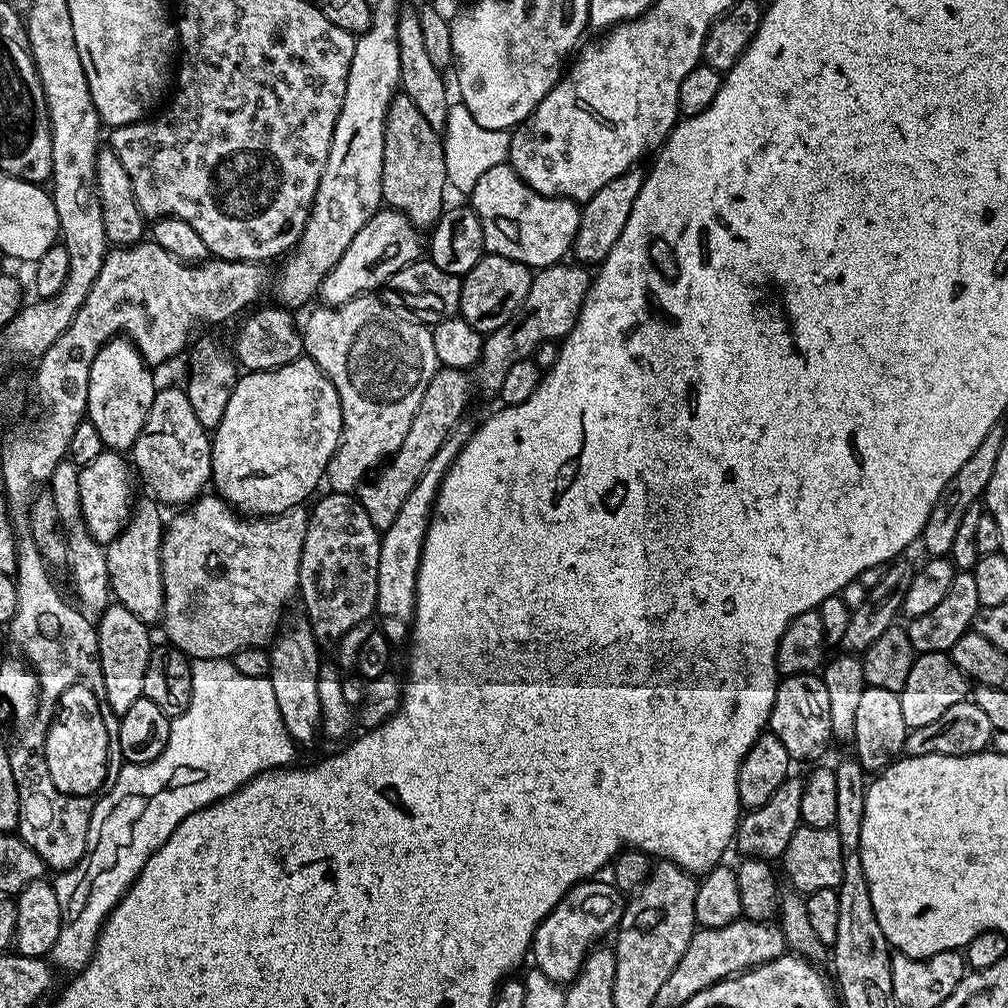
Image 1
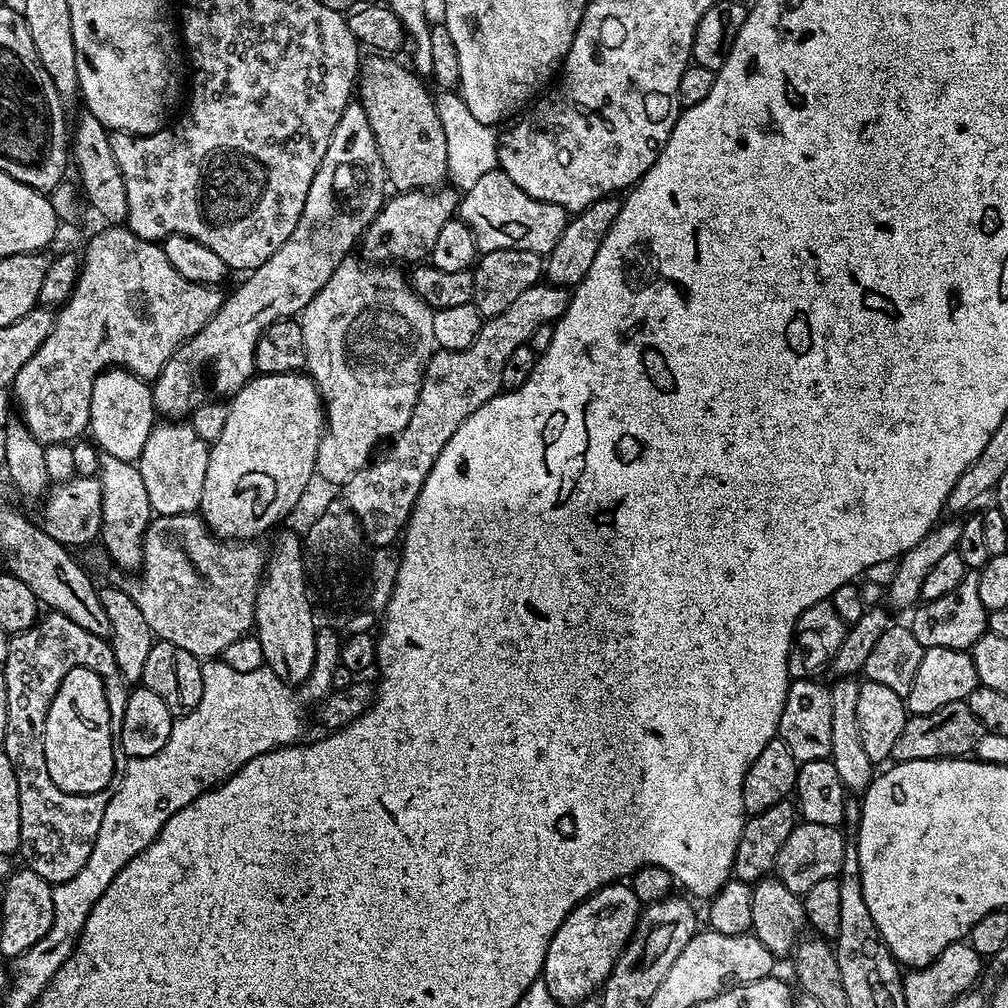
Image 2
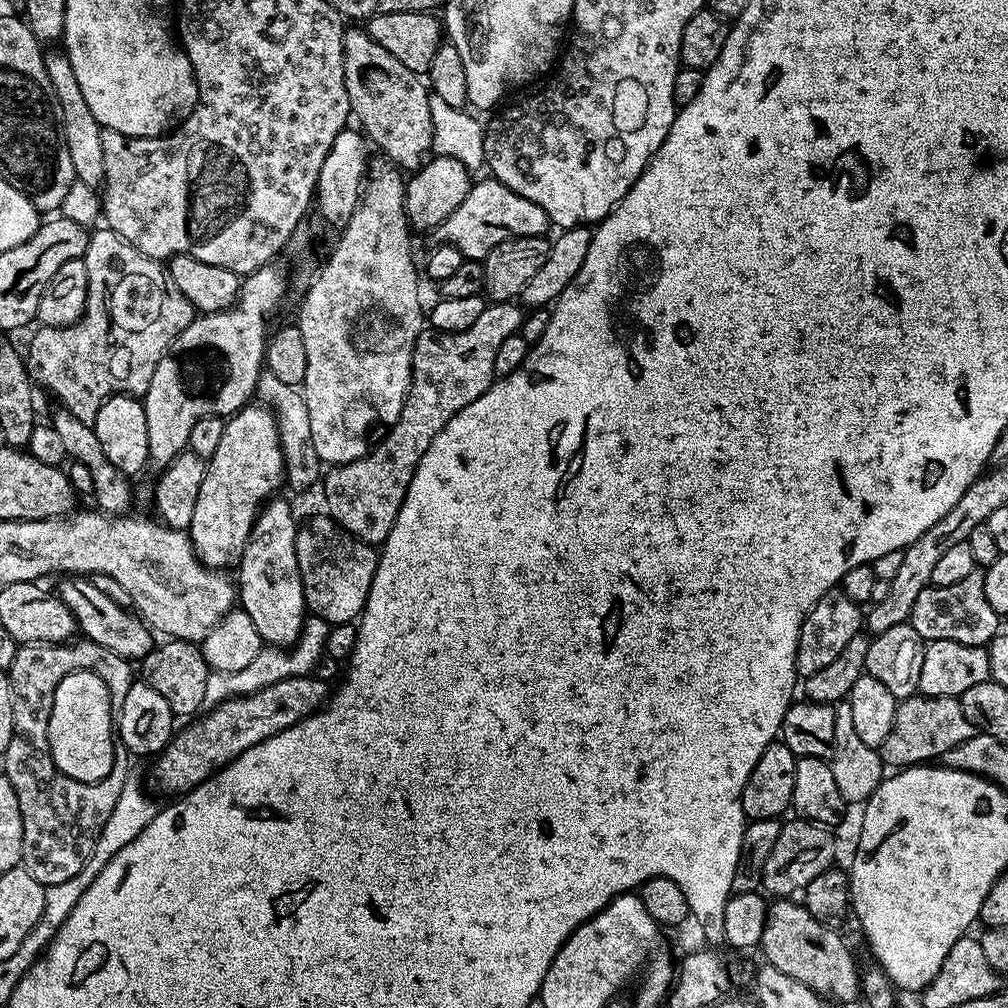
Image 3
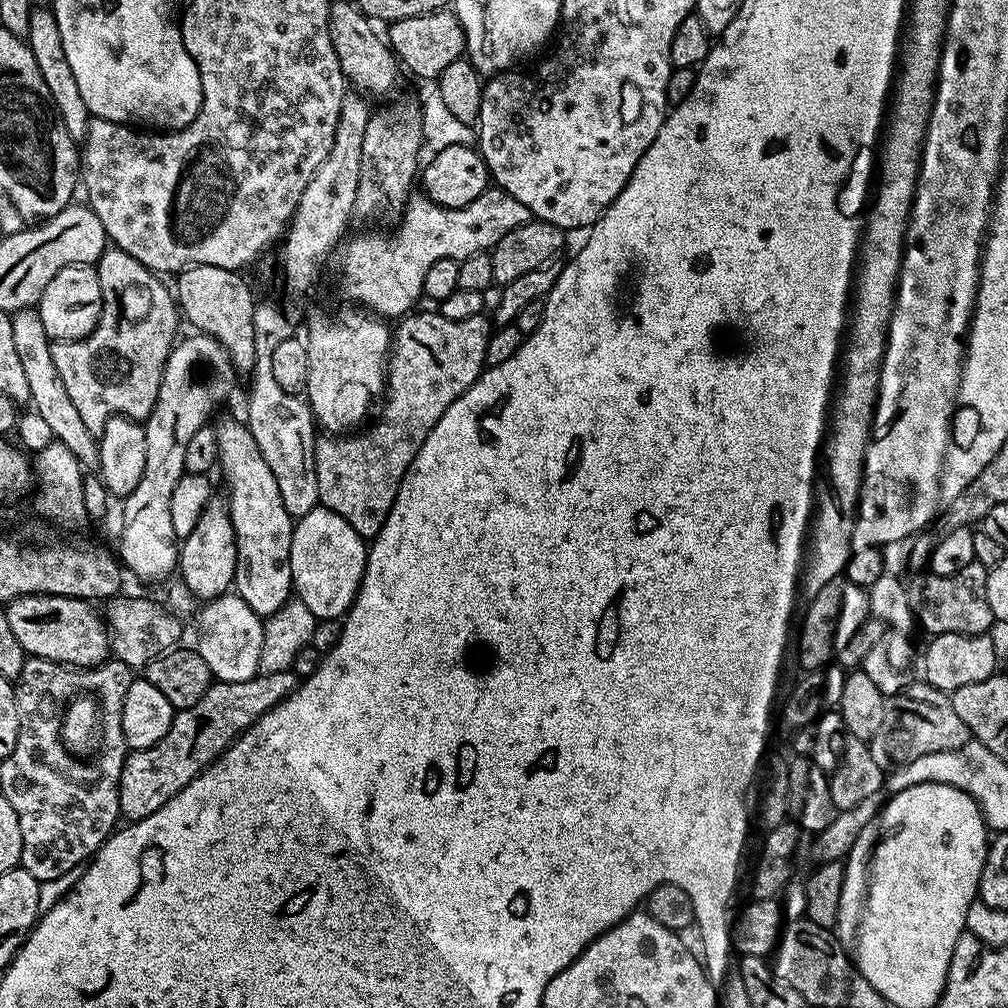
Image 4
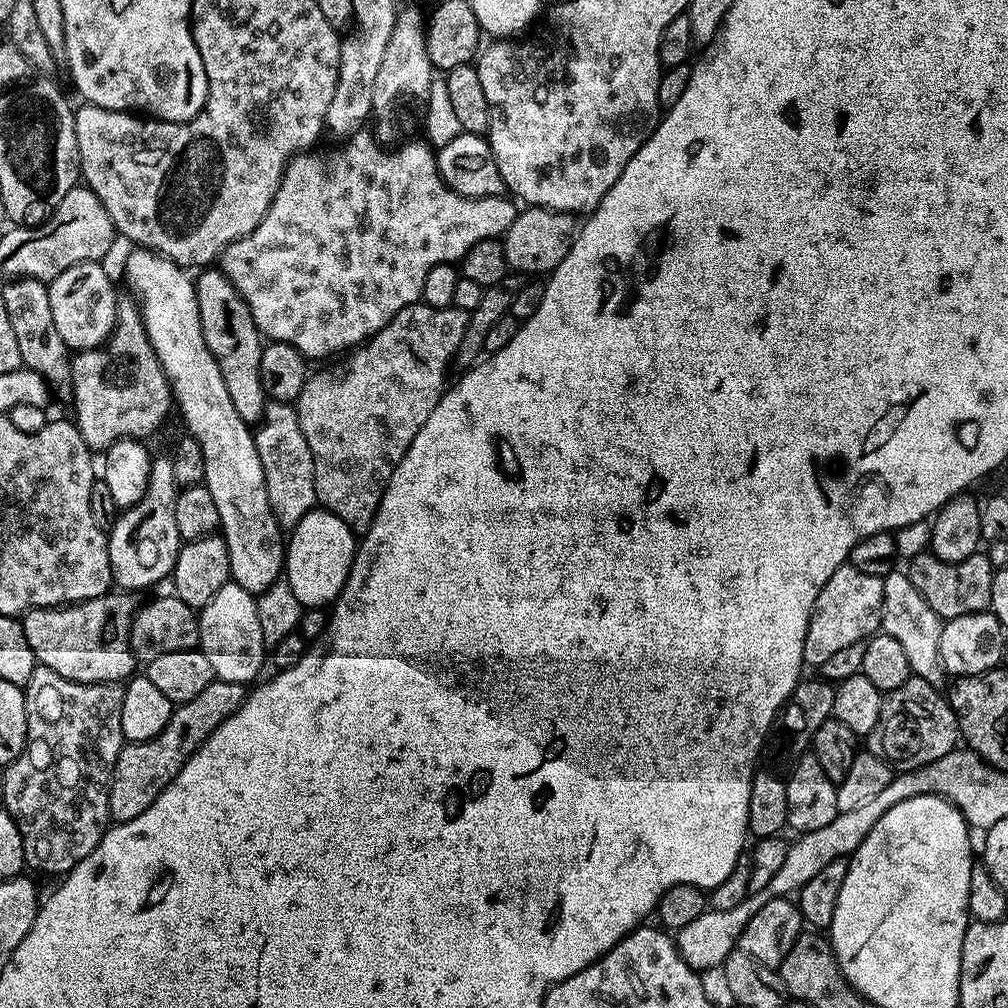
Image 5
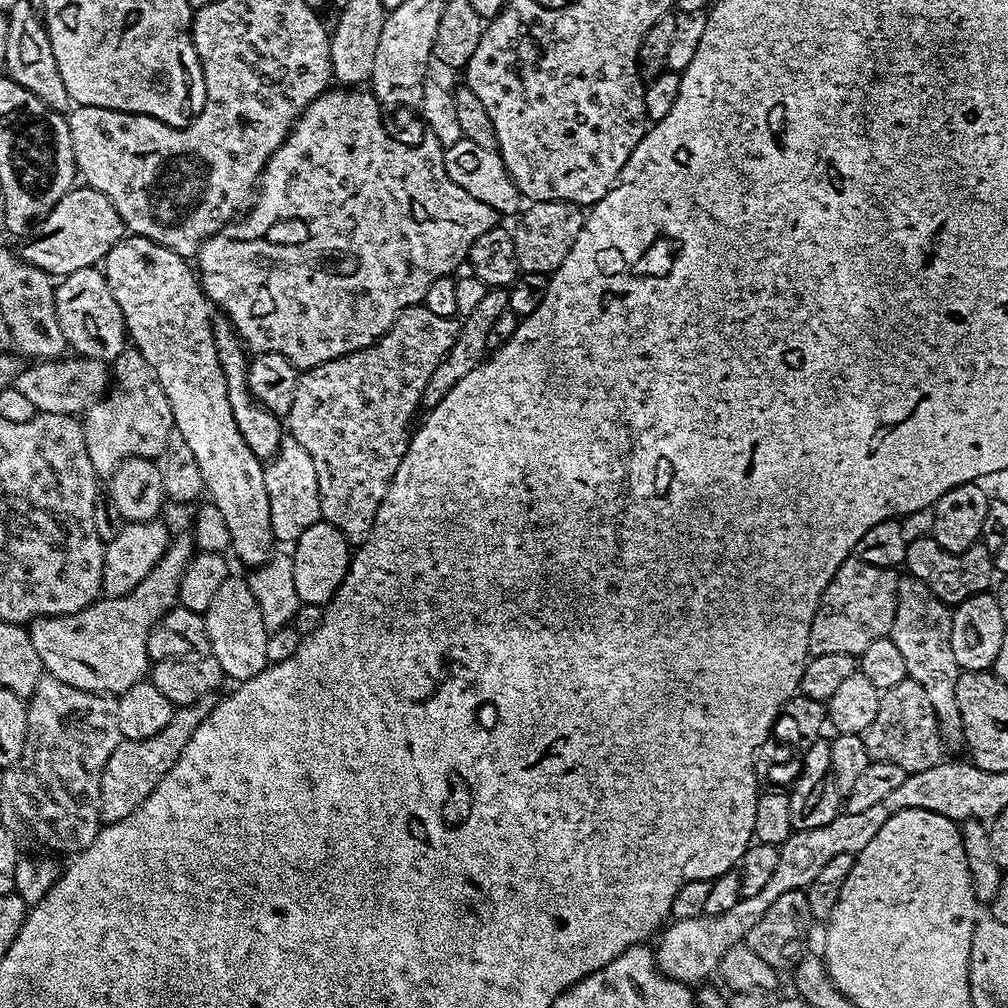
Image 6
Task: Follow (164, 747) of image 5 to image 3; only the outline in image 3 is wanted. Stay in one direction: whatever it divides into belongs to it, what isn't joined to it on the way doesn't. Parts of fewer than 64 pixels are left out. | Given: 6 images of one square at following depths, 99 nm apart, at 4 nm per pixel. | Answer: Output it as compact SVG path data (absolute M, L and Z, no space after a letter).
M309 674L284 678L248 696L223 700L221 704L209 707L199 718L185 723L188 725L173 735L164 751L155 757L152 780L160 792L187 794L217 770L227 768L228 763L242 753L251 752L258 742L268 741L274 734L320 711L329 699L330 684Z

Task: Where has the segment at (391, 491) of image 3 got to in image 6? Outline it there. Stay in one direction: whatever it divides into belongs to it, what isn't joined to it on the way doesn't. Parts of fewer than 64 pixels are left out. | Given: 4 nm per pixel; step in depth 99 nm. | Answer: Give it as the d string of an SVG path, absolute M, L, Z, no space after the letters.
M422 306L406 308L390 331L370 346L300 372L294 406L286 417L286 432L306 446L306 454L314 461L322 520L336 527L349 545L359 546L367 540L378 506L382 506L382 498L386 498L386 490L408 449L414 428L412 415L420 408L422 390L426 390L430 374L438 370L438 362L454 346L459 329L459 319L442 318Z

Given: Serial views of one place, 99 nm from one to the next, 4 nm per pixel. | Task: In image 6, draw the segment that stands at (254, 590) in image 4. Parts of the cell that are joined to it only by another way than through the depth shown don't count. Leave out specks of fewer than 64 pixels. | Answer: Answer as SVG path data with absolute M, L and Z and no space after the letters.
M125 235L102 261L104 277L108 279L114 302L124 315L124 326L131 343L139 349L142 358L150 362L166 398L170 402L172 423L182 439L183 447L194 453L198 467L202 469L202 482L210 502L218 506L226 527L230 530L231 555L236 555L249 569L258 568L272 559L274 537L270 526L270 498L266 498L264 464L246 446L246 438L234 422L234 410L230 410L230 398L226 398L226 378L222 366L218 366L218 350L212 333L213 313L208 313L210 301L200 284L199 275L187 259L174 250L162 246L145 236Z

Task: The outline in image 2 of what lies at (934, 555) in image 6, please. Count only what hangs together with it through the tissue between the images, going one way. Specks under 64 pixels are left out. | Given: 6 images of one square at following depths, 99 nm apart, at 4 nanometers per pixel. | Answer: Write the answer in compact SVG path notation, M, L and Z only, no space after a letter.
M965 571L962 582L958 582L958 586L954 586L954 590L950 590L950 594L942 594L942 598L934 598L933 600L925 600L911 613L912 621L910 627L914 638L918 638L918 642L925 648L949 648L950 650L968 650L974 642L978 642L978 638L988 631L988 609L982 606L982 598L978 595L978 578L979 571Z

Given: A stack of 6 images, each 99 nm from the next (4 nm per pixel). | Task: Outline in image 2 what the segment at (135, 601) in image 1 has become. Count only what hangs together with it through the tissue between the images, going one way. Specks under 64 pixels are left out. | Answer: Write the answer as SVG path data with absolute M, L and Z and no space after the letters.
M105 452L99 453L102 512L99 543L104 543L108 556L120 568L139 569L144 562L144 535L154 519L150 497L142 483L142 474L133 461L119 460Z

